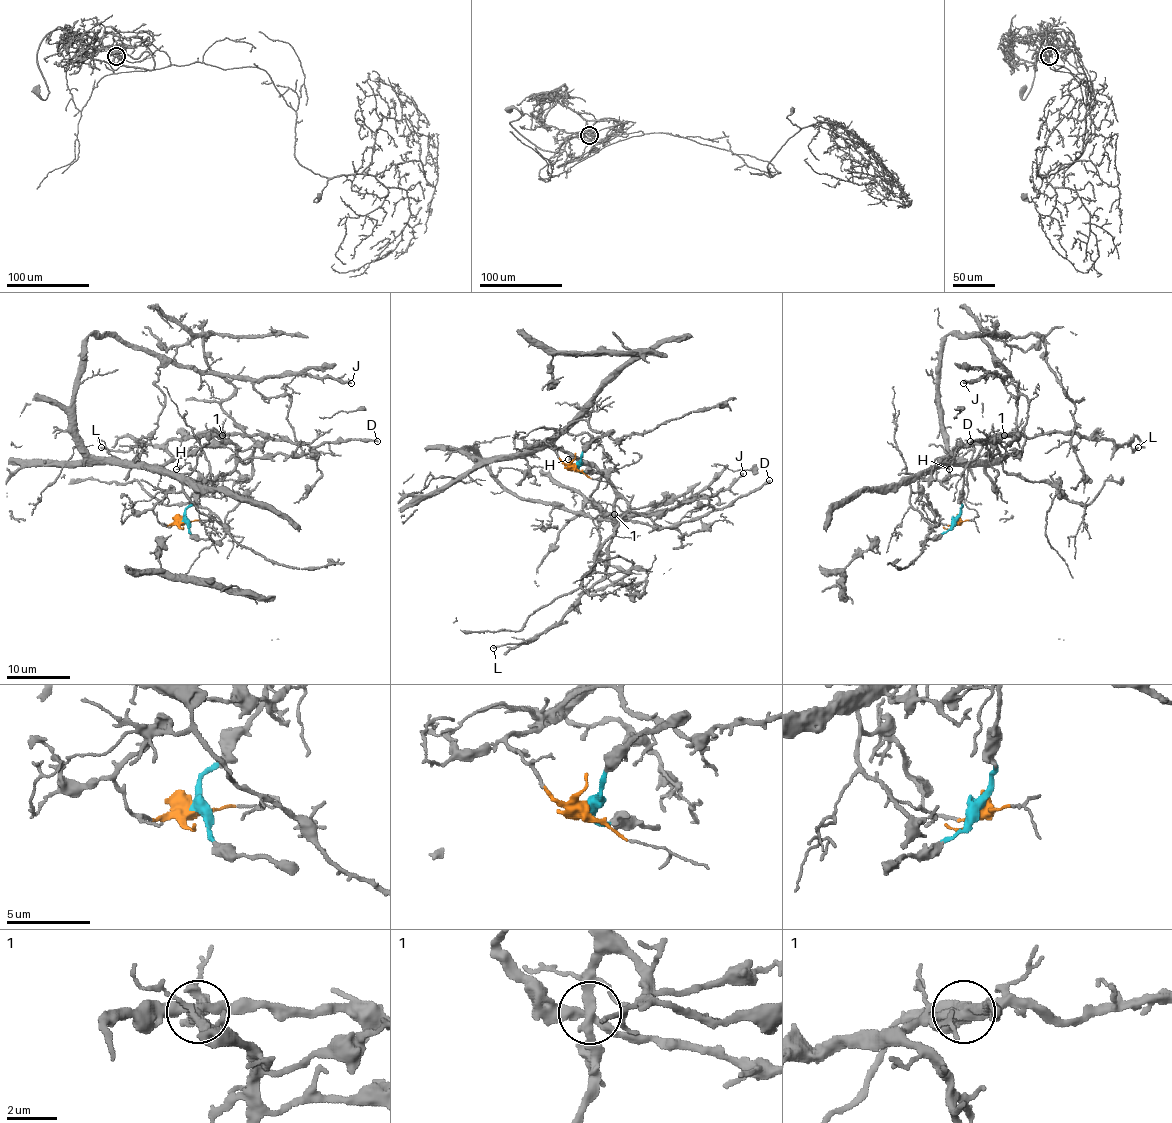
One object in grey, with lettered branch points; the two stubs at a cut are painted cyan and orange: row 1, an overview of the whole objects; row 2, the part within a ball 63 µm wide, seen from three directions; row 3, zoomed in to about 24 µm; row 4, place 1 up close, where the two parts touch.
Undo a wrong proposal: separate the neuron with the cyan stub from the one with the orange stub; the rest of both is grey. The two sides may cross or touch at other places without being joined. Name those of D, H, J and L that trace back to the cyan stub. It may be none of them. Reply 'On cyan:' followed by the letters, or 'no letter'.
On cyan: D

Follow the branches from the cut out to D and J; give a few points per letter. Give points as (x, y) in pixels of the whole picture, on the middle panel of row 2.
D: (576, 466), (601, 474), (592, 496), (604, 511), (649, 525), (678, 527), (692, 522), (769, 480)
J: (576, 466), (545, 442), (574, 421), (524, 450), (467, 448), (523, 498), (595, 519), (672, 511), (743, 472)

